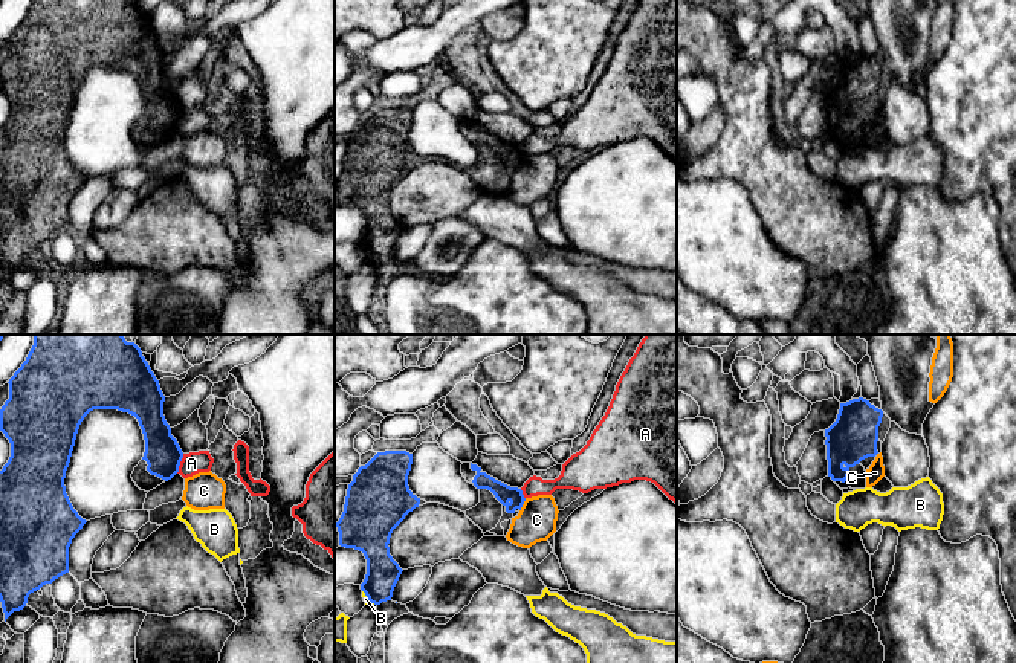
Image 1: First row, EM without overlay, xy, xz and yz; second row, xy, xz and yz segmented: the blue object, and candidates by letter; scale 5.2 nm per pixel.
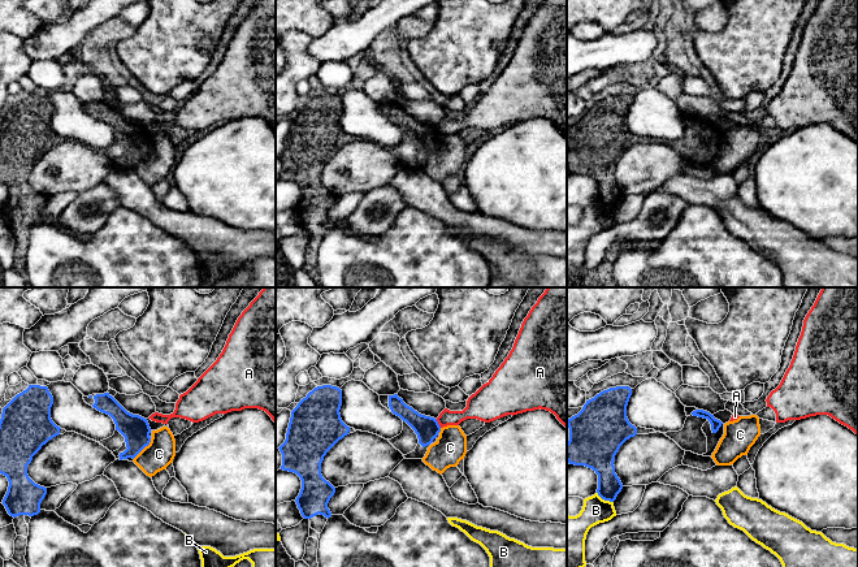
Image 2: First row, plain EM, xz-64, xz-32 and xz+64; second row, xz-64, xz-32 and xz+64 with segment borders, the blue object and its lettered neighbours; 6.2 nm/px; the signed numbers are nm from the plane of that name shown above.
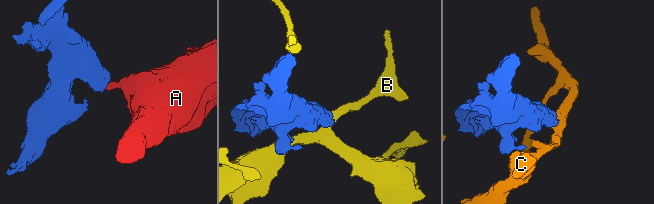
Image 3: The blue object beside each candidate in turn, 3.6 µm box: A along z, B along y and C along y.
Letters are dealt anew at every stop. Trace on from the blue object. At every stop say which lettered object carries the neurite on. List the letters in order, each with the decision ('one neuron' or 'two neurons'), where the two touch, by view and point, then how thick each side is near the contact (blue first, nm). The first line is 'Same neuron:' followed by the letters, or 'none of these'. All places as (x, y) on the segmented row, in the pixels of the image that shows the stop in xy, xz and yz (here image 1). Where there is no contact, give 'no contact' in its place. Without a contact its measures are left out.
Same neuron: none of these
A: two neurons; meets blue in xy at (179, 463); 190 nm thick on the blue side, 120 nm on the other
B: two neurons; meets blue in xz at (367, 596); 180 nm thick on the blue side, 30 nm on the other
C: two neurons; meets blue in xz at (523, 503); 90 nm thick on the blue side, 200 nm on the other

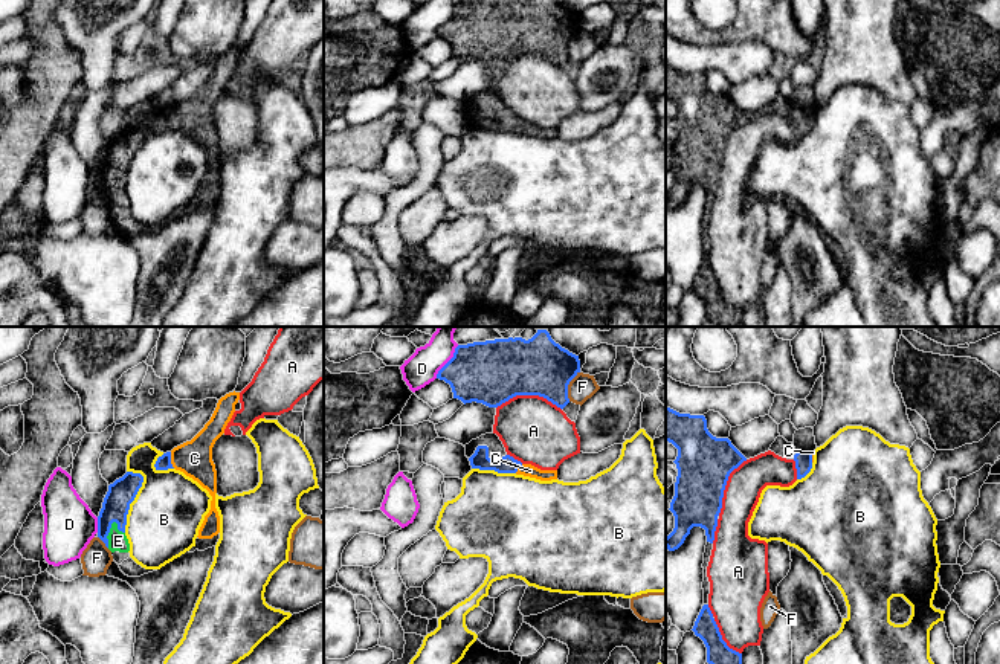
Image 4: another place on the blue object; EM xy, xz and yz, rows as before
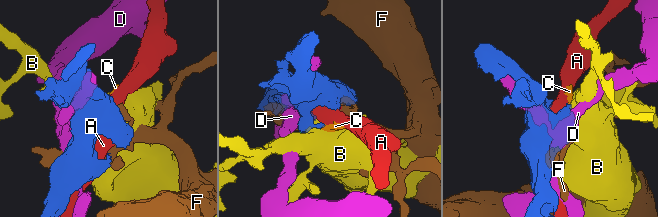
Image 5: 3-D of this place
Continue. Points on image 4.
Same neuron: C, E
A: two neurons; meets blue in xz at (529, 394); 340 nm thick on the blue side, 360 nm on the other
B: two neurons; meets blue in xy at (133, 499); 150 nm thick on the blue side, 380 nm on the other
C: one neuron; meets blue in xy at (170, 460); 80 nm thick on the blue side, 190 nm on the other
D: two neurons; meets blue in xz at (448, 362); 340 nm thick on the blue side, 170 nm on the other
E: one neuron; meets blue in xy at (107, 535); 150 nm thick on the blue side, 100 nm on the other
F: two neurons; meets blue in xz at (567, 386); 300 nm thick on the blue side, 140 nm on the other

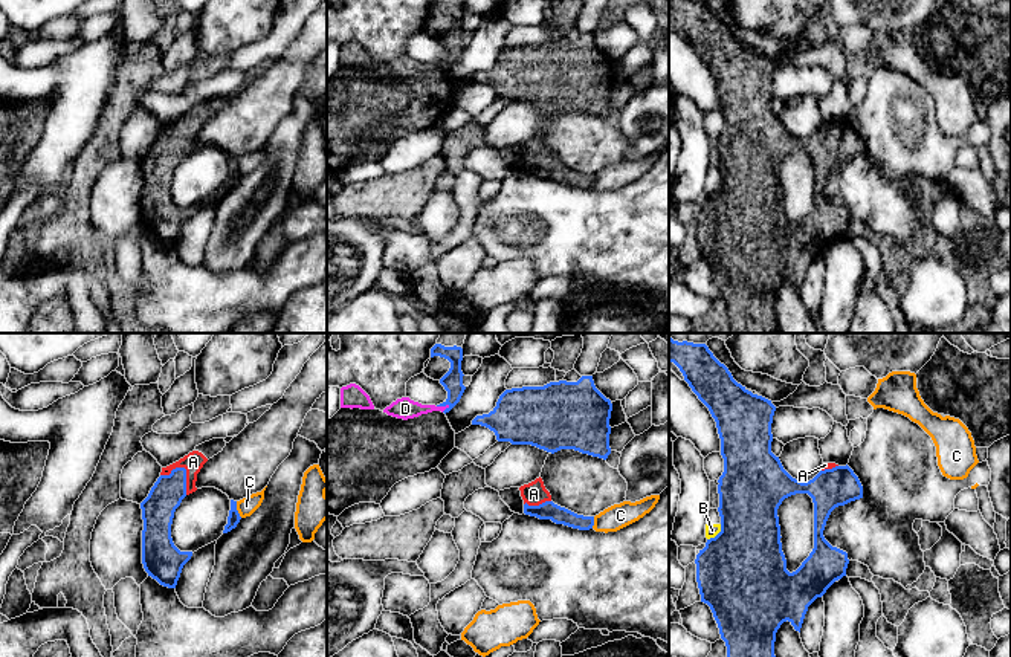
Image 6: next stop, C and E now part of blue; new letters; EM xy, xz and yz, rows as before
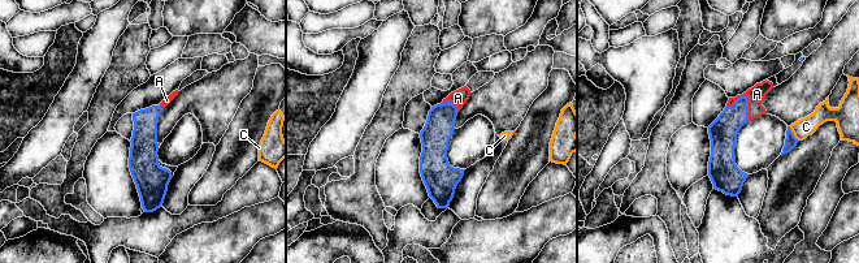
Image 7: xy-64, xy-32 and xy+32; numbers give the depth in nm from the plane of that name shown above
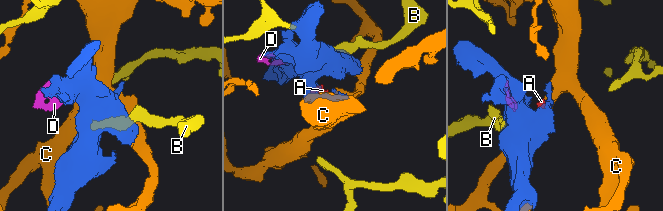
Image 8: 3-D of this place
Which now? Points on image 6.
Same neuron: A, D
A: one neuron; meets blue in xy at (185, 469); 170 nm thick on the blue side, 100 nm on the other
B: two neurons; meets blue in yz at (718, 534); 480 nm thick on the blue side, 70 nm on the other
C: two neurons; meets blue in xy at (235, 509); 70 nm thick on the blue side, 90 nm on the other
D: one neuron; meets blue in xz at (443, 405); 110 nm thick on the blue side, 120 nm on the other

